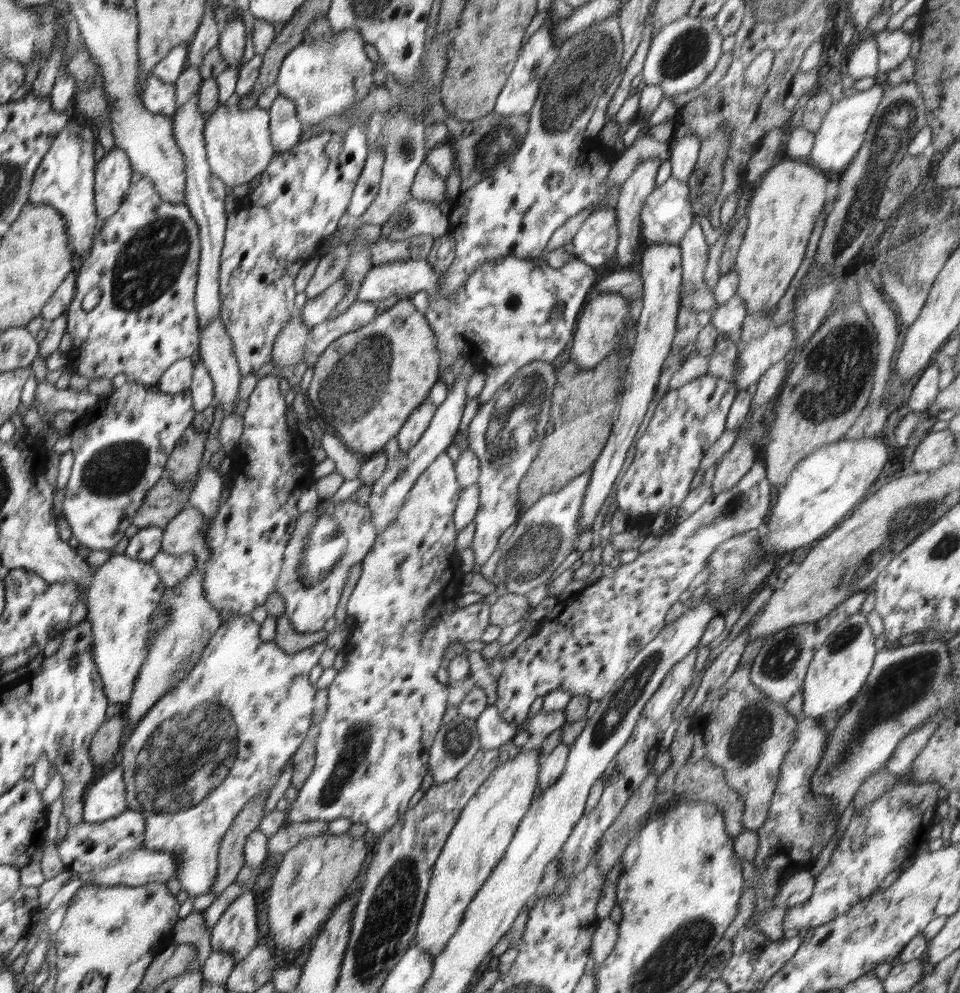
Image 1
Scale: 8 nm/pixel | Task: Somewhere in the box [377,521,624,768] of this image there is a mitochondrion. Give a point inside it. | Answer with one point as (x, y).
(457, 739)

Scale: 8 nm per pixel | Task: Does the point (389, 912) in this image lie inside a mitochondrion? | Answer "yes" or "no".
yes

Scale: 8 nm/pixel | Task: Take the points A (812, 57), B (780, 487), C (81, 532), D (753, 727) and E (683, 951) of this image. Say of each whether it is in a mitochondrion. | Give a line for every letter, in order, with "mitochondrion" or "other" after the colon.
A: other
B: other
C: other
D: mitochondrion
E: mitochondrion

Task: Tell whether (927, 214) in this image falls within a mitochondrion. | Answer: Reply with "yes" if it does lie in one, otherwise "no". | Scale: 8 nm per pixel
yes

